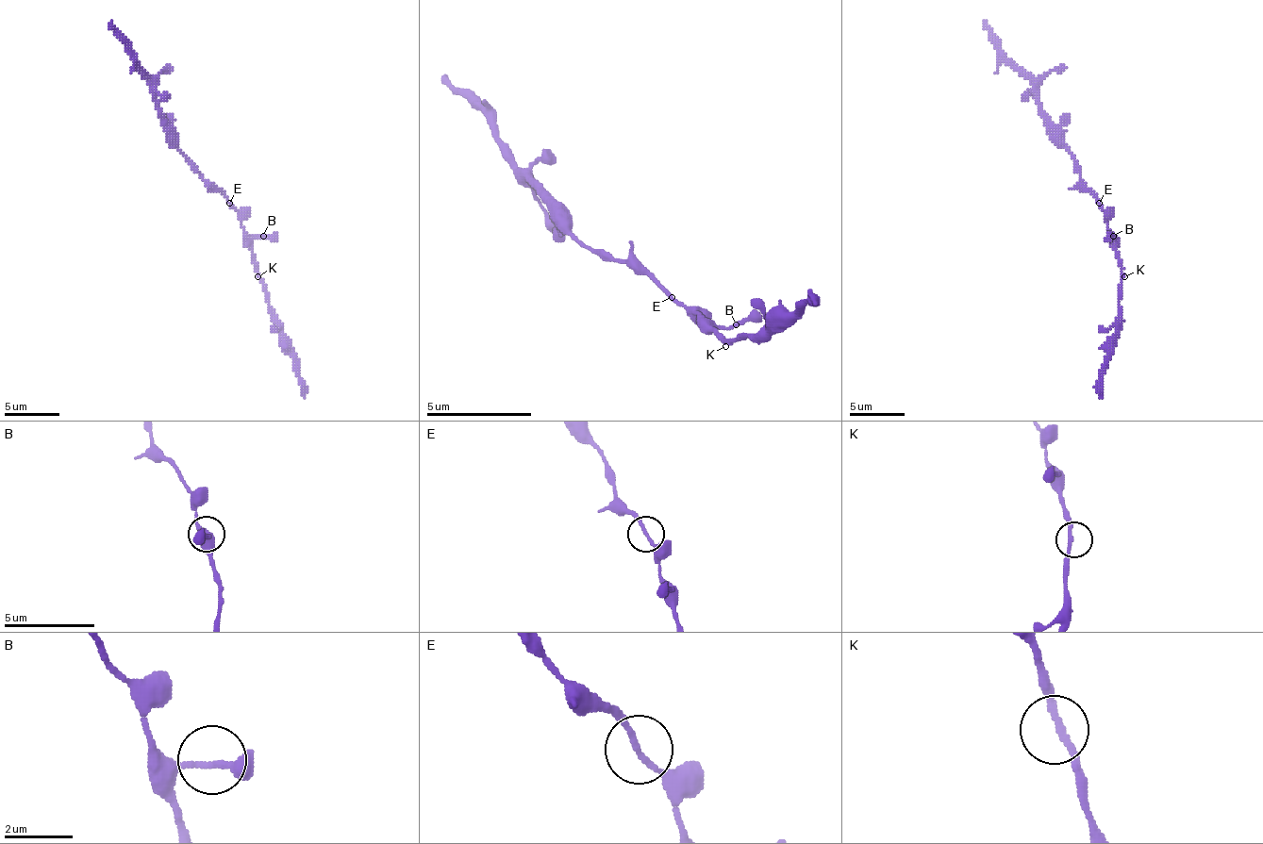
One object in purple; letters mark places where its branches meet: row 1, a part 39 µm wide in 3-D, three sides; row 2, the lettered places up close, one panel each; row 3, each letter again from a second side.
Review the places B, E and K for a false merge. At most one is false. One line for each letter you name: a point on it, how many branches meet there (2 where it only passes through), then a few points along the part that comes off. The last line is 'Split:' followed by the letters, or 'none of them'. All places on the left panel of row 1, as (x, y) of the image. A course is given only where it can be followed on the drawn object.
Split: none of them

